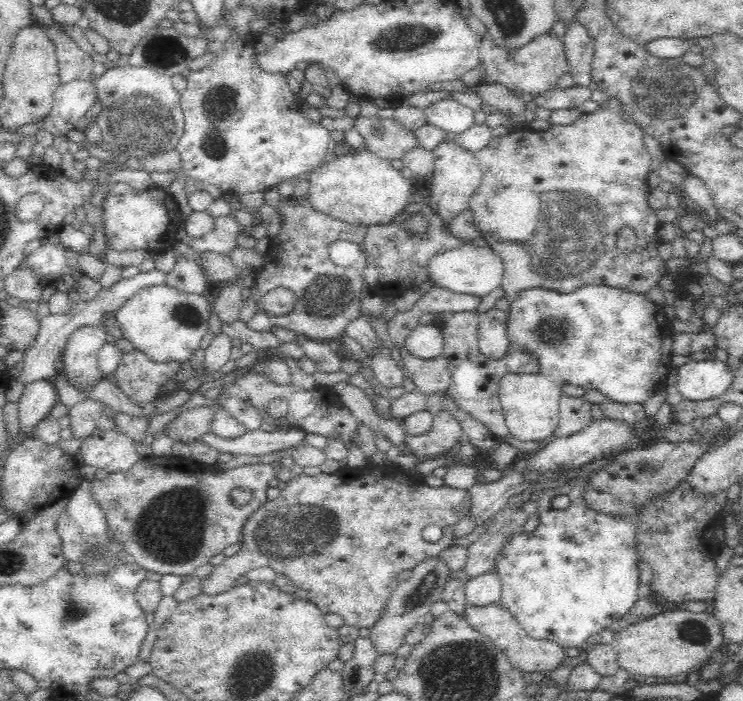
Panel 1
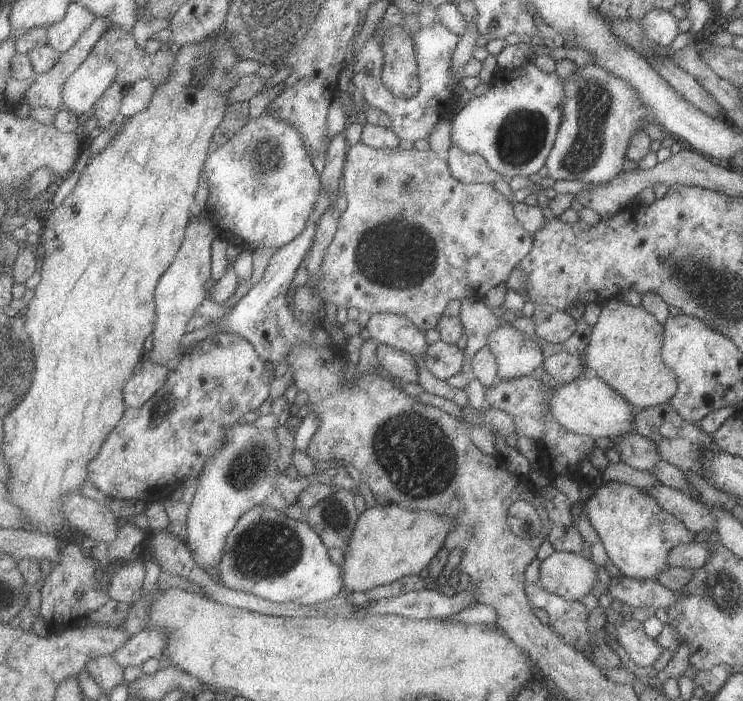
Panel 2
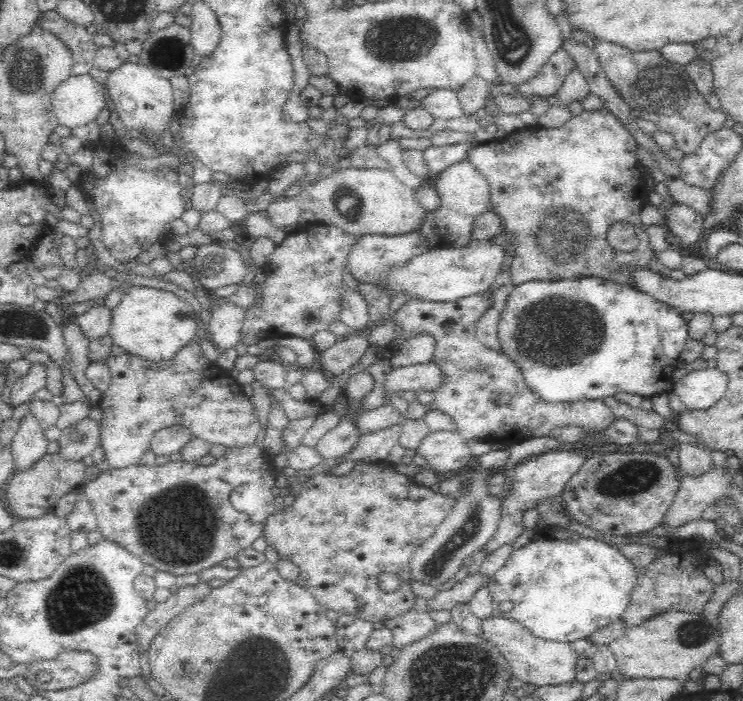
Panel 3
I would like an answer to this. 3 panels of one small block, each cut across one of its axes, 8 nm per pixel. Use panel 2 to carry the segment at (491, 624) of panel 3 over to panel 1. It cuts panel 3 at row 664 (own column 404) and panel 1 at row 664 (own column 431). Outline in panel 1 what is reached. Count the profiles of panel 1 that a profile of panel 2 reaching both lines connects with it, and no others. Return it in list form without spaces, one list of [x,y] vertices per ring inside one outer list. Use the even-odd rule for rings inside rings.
[[[498,603],[486,607],[476,607],[468,605],[465,616],[467,623],[483,634],[498,647],[505,651],[505,655],[509,663],[517,669],[524,672],[525,675],[532,672],[552,672],[560,666],[560,662],[564,660],[564,647],[552,642],[551,640],[536,640],[520,626],[520,623],[505,611]]]

